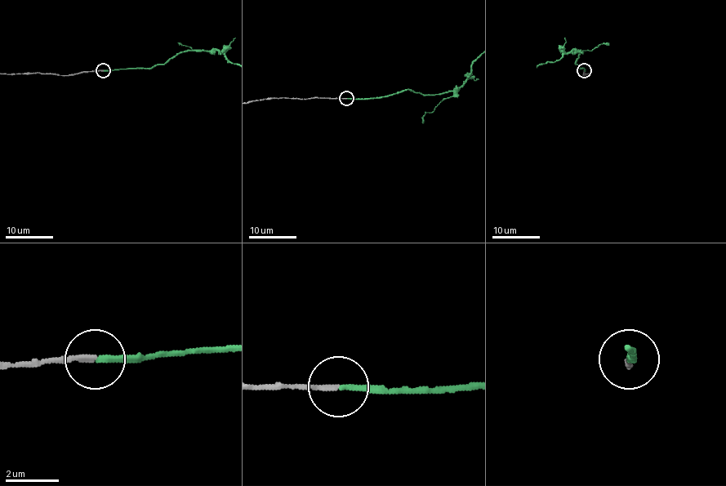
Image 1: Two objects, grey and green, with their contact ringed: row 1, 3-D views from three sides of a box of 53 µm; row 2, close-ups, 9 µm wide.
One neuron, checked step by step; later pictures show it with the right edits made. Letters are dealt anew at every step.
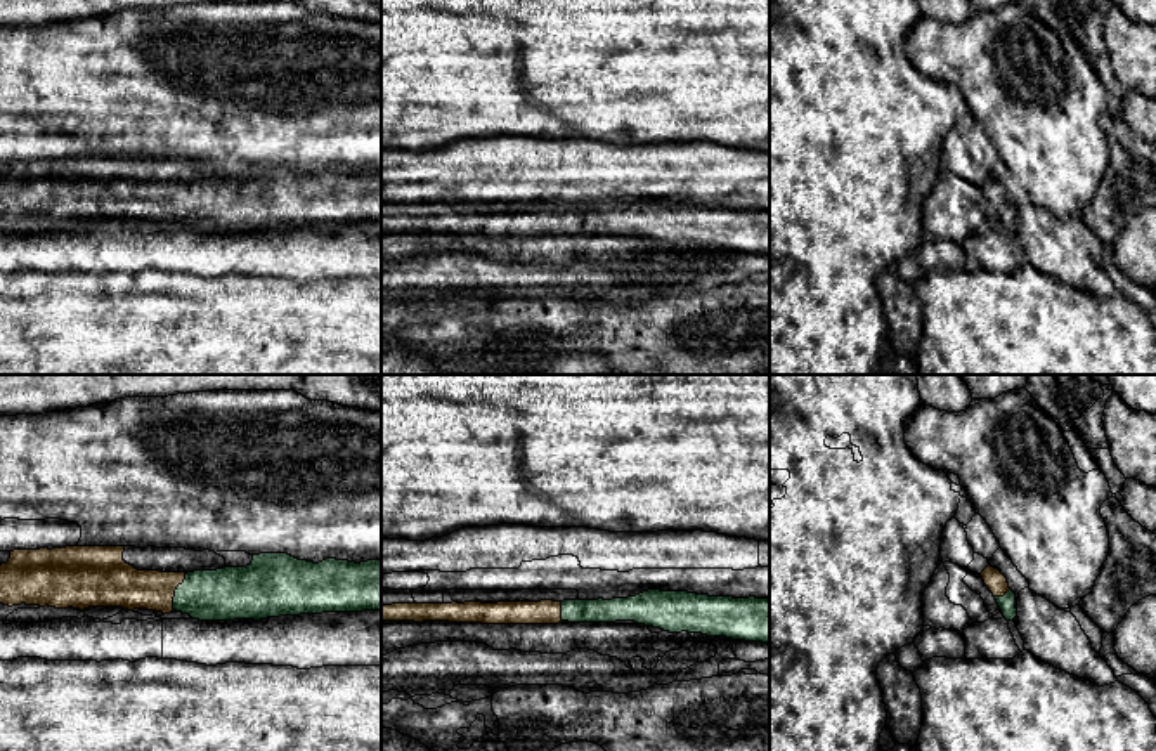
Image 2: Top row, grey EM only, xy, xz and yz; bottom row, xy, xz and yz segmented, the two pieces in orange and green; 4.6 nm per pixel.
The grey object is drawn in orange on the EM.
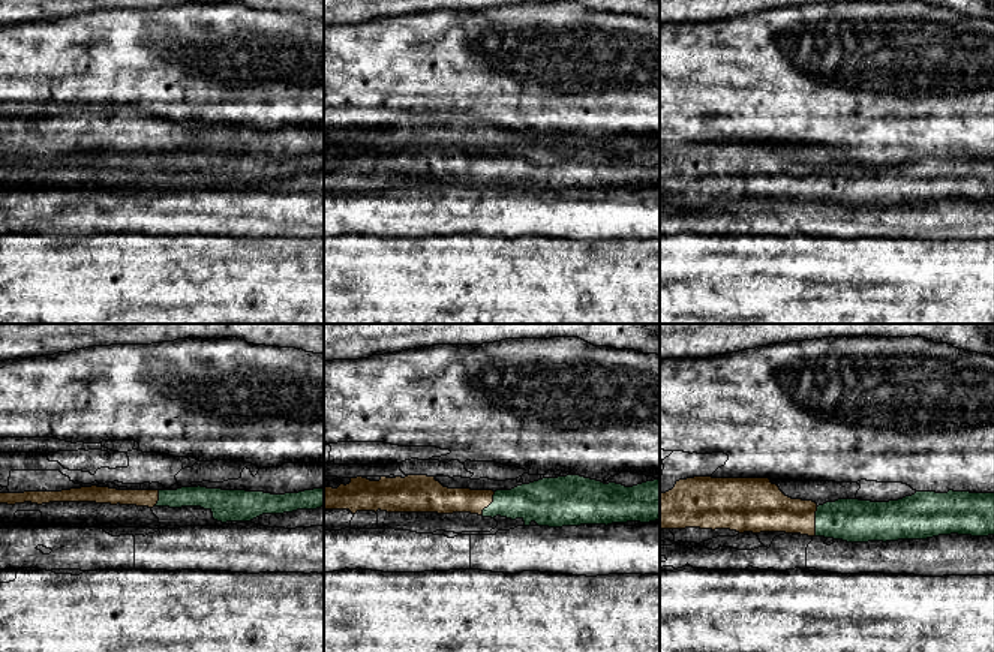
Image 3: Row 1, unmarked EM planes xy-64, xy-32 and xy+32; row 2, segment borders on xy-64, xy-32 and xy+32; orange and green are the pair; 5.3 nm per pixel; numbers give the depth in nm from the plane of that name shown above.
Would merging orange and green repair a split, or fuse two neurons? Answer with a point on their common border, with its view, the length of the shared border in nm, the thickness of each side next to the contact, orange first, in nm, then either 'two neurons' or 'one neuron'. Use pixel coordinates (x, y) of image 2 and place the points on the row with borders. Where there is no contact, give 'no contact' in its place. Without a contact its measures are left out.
contact xy (174, 592); length 180 nm; calibres 200 and 240 nm; one neuron

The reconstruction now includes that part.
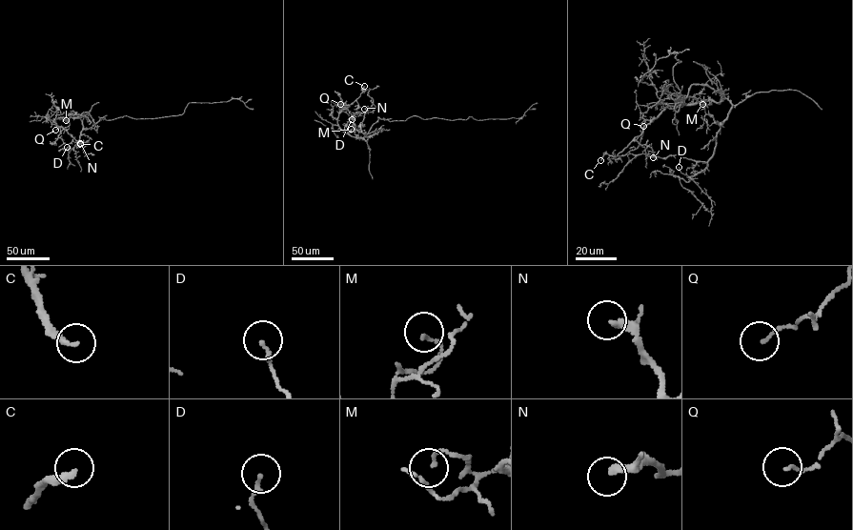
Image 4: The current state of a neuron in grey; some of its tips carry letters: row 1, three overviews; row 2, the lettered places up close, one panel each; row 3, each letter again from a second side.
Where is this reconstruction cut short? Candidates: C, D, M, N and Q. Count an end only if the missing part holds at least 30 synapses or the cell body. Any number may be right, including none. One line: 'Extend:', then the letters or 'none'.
Extend: C, N

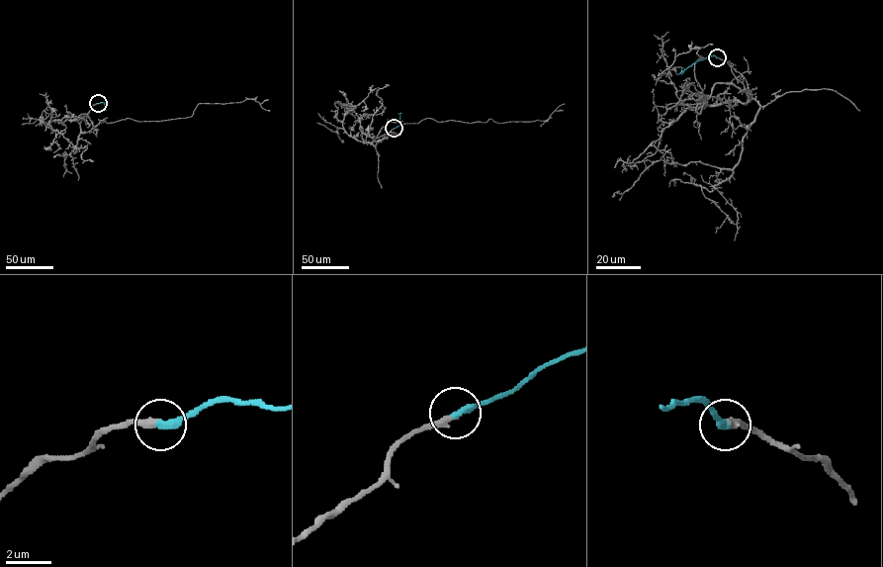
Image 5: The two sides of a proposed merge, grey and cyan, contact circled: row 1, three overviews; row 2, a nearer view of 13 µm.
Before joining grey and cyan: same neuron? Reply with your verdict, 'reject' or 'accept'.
accept

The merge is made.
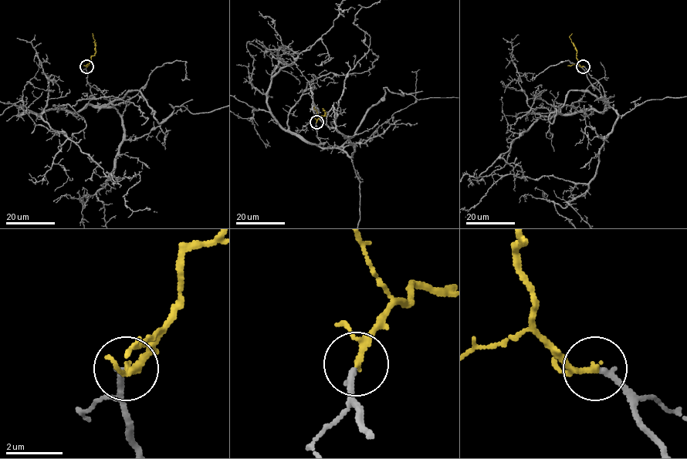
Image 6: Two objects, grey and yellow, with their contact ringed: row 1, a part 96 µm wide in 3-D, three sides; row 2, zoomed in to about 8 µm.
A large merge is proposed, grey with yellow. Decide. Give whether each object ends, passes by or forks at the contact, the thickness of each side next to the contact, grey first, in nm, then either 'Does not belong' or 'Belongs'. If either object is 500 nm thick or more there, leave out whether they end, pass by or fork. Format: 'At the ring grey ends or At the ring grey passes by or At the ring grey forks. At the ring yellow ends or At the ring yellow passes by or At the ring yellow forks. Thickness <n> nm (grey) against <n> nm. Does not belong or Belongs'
At the ring grey ends. At the ring yellow passes by. Thickness 220 nm (grey) against 160 nm. Belongs

